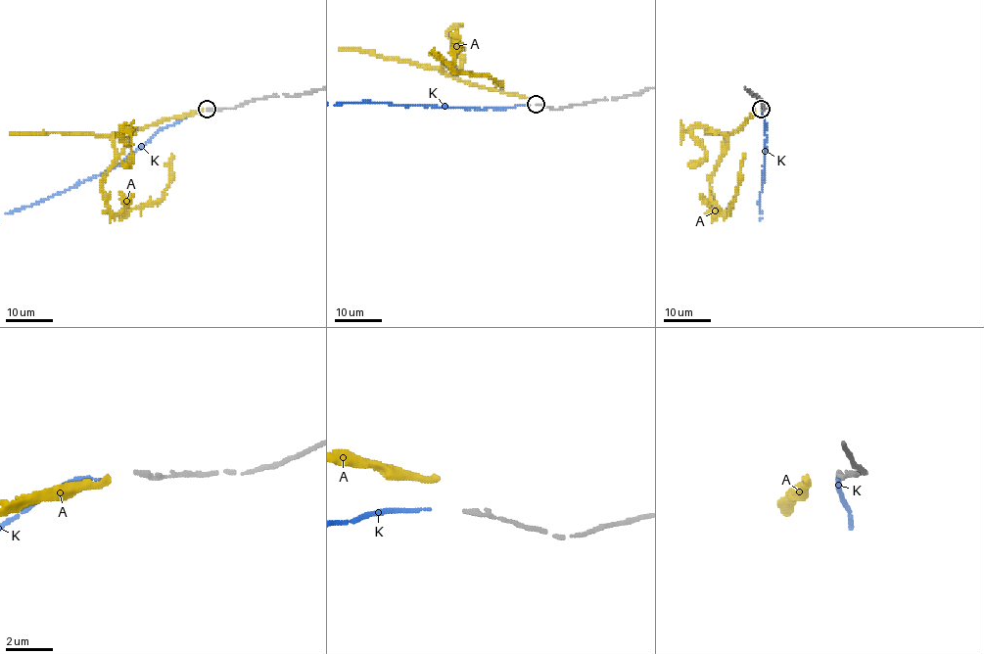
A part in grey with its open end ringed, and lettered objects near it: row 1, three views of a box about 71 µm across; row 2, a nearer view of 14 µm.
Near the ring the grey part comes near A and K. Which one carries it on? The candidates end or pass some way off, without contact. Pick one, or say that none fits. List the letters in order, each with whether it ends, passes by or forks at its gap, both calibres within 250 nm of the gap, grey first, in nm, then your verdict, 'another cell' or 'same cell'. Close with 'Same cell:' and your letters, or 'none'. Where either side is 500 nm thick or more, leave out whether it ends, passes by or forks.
A: it ends; calibres 200 and 280 nm; another cell
K: it ends; calibres 200 and 130 nm; same cell
Same cell: K

